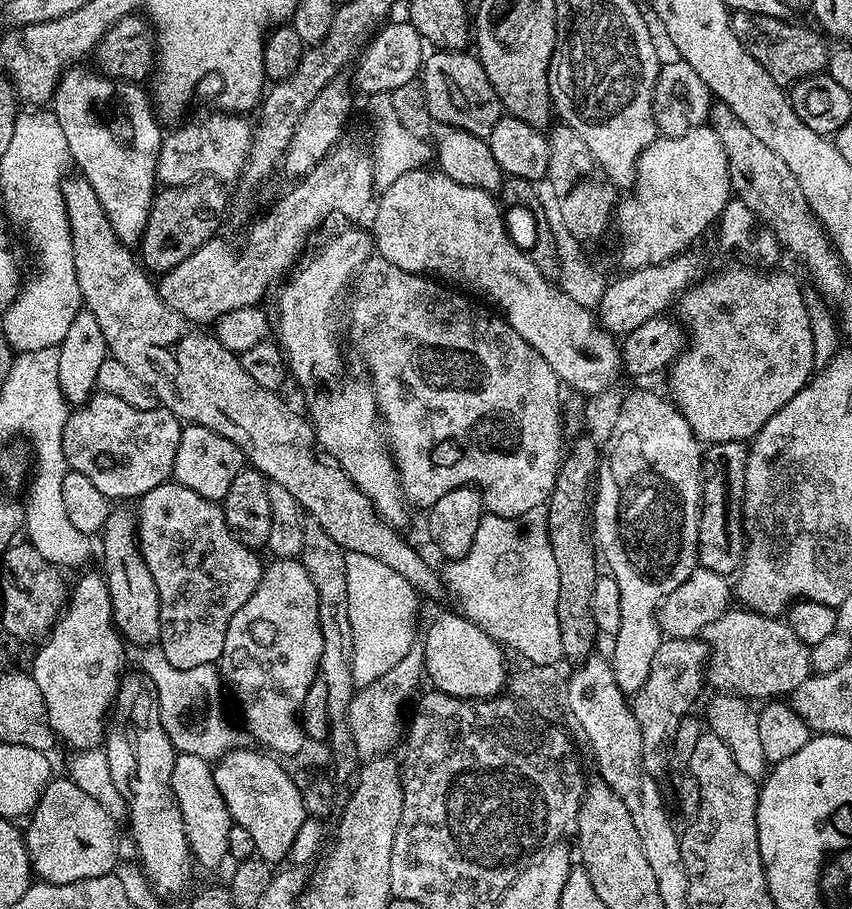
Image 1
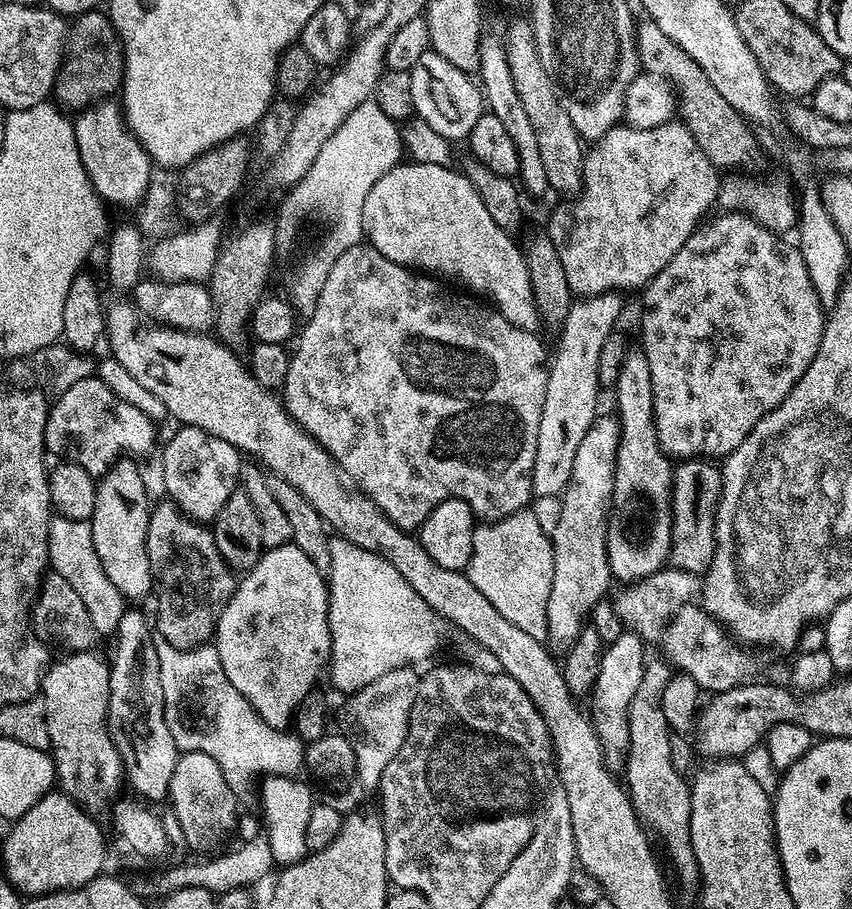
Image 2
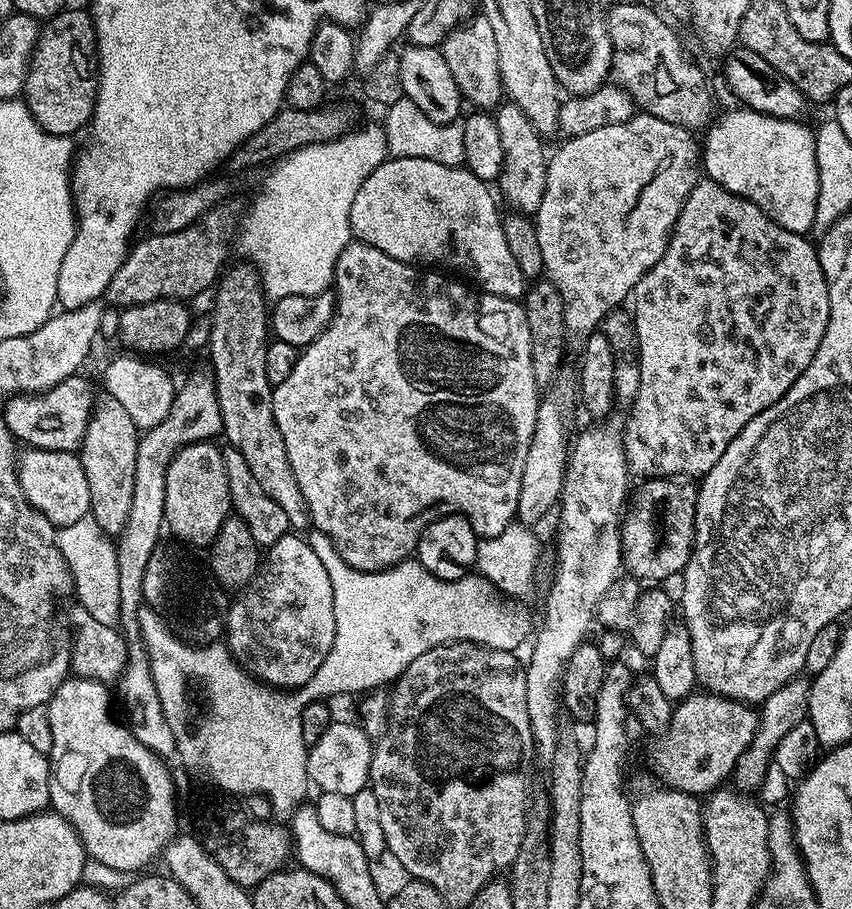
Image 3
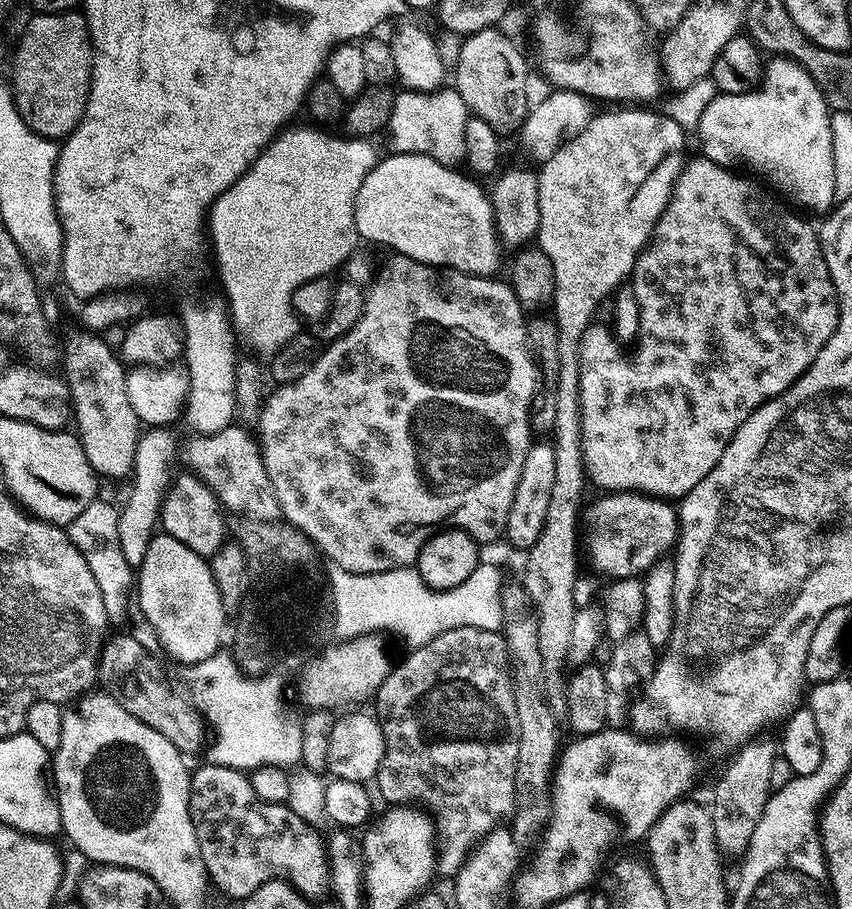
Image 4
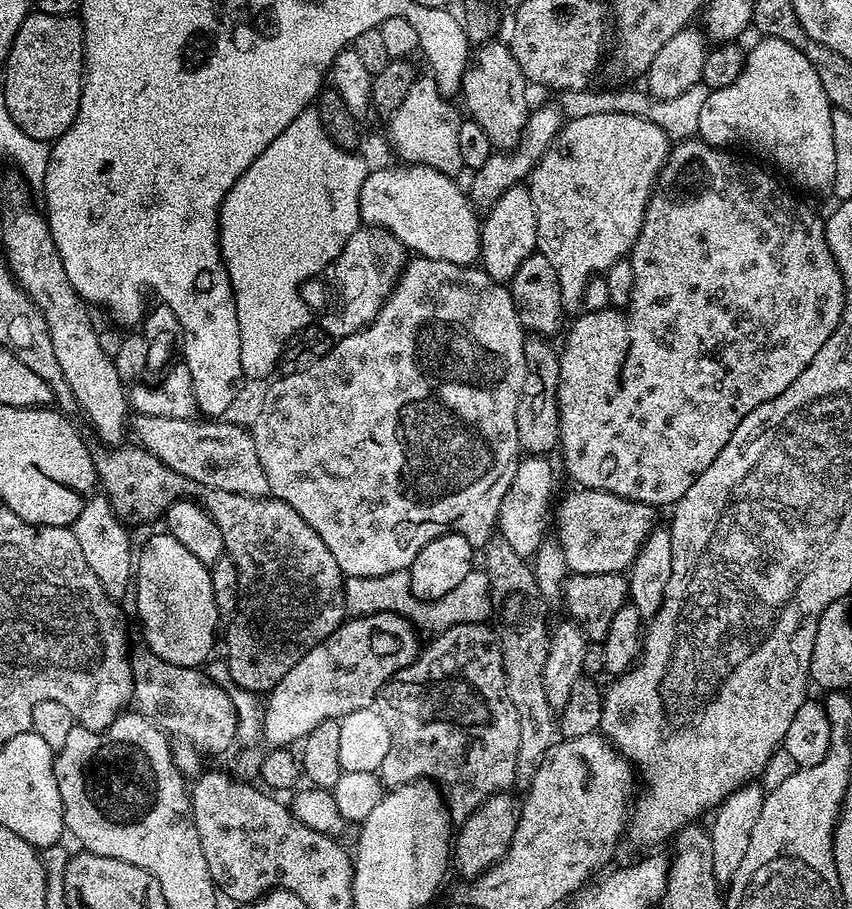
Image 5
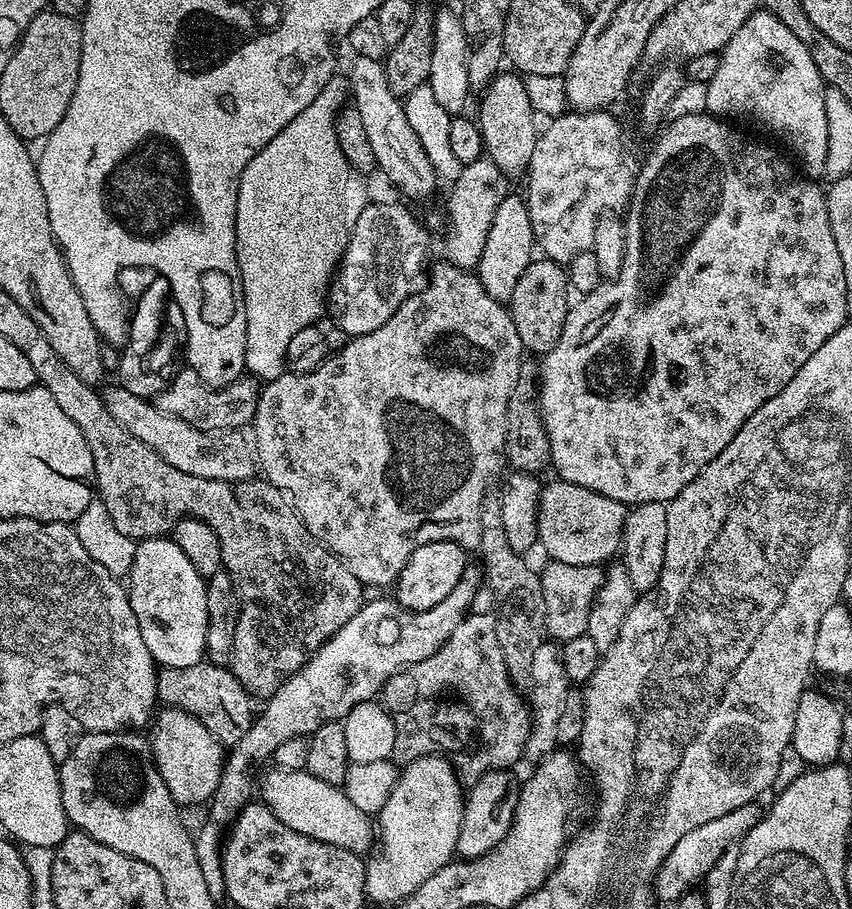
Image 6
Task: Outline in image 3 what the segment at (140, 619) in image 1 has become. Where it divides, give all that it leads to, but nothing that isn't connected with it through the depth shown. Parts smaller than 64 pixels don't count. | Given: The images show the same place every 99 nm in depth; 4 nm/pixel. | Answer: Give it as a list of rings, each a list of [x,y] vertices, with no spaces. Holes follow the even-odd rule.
[[[105,395],[103,399],[95,401],[92,417],[84,435],[84,443],[80,445],[78,455],[82,462],[82,470],[86,470],[86,482],[90,486],[90,502],[92,503],[90,514],[95,517],[98,526],[102,526],[104,532],[116,538],[126,526],[130,518],[130,508],[134,506],[135,470],[138,466],[141,433],[137,429],[134,418],[126,414],[122,402],[118,402],[110,395]]]

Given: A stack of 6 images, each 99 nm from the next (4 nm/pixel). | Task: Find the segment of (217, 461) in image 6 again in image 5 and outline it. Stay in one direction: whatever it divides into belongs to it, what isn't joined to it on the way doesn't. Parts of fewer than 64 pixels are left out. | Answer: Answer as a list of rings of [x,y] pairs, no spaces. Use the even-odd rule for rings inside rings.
[[[139,414],[133,415],[130,420],[130,432],[137,436],[139,447],[144,448],[150,454],[155,456],[163,462],[170,470],[174,470],[178,474],[182,474],[187,480],[194,481],[201,489],[213,488],[214,490],[224,490],[230,494],[242,494],[243,496],[262,496],[269,495],[268,479],[266,478],[266,470],[262,470],[262,462],[258,462],[258,450],[254,450],[254,442],[252,441],[251,431],[247,427],[239,428],[236,424],[220,424],[224,422],[204,422],[208,424],[199,424],[199,419],[193,418],[190,420],[183,420],[182,418],[158,418],[157,416],[142,416]]]

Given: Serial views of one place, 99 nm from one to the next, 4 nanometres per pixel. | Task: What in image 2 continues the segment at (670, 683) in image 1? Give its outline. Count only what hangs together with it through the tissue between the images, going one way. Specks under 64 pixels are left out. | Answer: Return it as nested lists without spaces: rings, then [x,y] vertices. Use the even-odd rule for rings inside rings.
[[[649,659],[644,666],[642,682],[630,698],[628,729],[630,742],[628,755],[622,769],[626,781],[626,791],[632,800],[632,808],[641,821],[653,833],[660,835],[664,852],[676,871],[676,876],[686,887],[697,887],[700,871],[694,858],[694,848],[690,846],[690,798],[692,789],[686,776],[673,769],[670,762],[670,740],[672,734],[662,710],[662,696],[667,683],[672,680],[674,668],[667,659]]]

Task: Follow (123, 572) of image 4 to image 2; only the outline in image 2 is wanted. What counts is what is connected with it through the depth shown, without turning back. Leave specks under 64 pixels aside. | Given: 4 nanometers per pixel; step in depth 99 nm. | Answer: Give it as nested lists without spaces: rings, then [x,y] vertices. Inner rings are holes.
[[[53,519],[48,526],[48,563],[51,571],[62,574],[62,578],[74,586],[74,594],[82,598],[93,633],[115,637],[118,622],[122,622],[122,614],[126,611],[126,601],[114,582],[106,578],[106,570],[102,570],[102,562],[94,550],[91,523],[86,520]]]

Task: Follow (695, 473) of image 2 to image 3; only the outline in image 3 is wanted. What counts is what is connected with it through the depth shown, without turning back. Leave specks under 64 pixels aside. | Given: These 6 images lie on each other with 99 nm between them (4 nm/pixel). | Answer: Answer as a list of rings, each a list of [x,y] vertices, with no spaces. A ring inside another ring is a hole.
[[[654,476],[643,481],[640,489],[630,496],[630,507],[625,511],[620,525],[620,550],[622,564],[627,575],[632,578],[643,578],[648,582],[664,582],[671,576],[679,577],[688,564],[694,546],[694,514],[696,513],[697,485],[688,478],[674,476]]]

